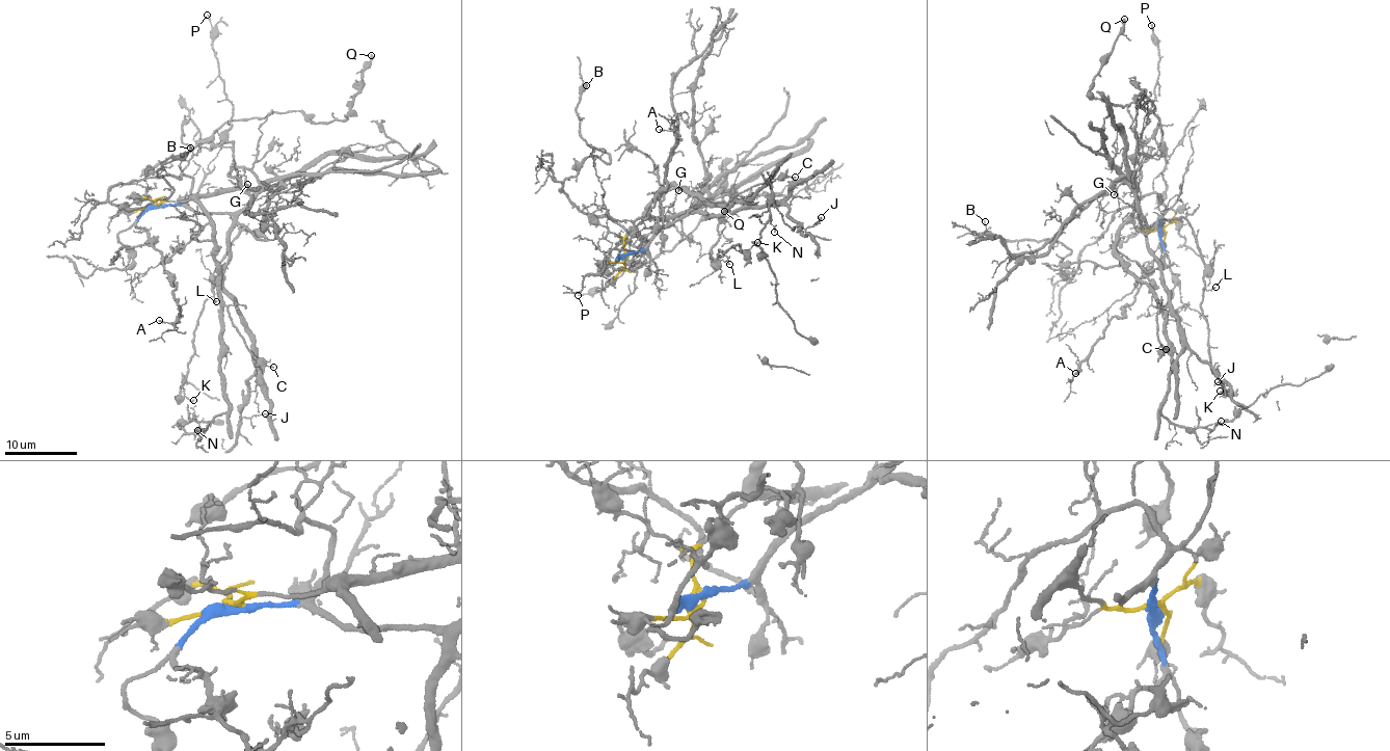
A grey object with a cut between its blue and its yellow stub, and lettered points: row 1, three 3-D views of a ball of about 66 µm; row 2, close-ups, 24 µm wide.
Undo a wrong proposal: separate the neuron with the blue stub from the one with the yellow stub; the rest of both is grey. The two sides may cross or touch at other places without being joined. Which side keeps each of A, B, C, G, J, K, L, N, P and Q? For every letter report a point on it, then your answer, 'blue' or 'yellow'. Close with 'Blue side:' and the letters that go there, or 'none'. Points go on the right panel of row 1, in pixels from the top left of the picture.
A: at (1075, 373); blue
B: at (985, 221); blue
C: at (1166, 349); yellow
G: at (1114, 194); yellow
J: at (1218, 381); blue
K: at (1220, 391); blue
L: at (1215, 287); blue
N: at (1221, 421); yellow
P: at (1151, 25); yellow
Q: at (1124, 19); yellow
Blue side: A, B, J, K, L

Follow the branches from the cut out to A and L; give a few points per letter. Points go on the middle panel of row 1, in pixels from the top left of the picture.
A: (624, 258), (617, 260), (635, 222), (647, 216), (666, 186), (664, 163), (677, 142), (674, 130), (659, 130)
L: (624, 258), (703, 202), (725, 204), (719, 240), (712, 250), (714, 263), (723, 255), (730, 264)

